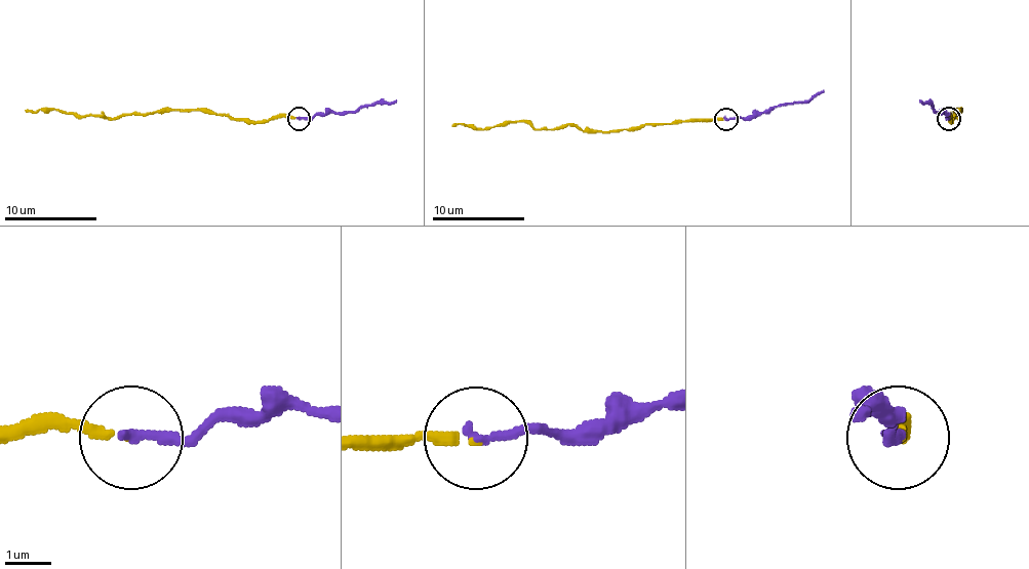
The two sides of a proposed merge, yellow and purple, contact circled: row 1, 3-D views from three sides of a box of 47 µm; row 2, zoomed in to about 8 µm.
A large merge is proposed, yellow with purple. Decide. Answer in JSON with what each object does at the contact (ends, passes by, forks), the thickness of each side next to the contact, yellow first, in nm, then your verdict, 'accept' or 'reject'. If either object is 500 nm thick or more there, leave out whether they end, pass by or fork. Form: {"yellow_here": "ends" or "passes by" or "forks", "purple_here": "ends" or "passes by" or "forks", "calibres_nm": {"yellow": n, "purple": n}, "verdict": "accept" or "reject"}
{"yellow_here": "ends", "purple_here": "ends", "calibres_nm": {"yellow": 190, "purple": 240}, "verdict": "accept"}

